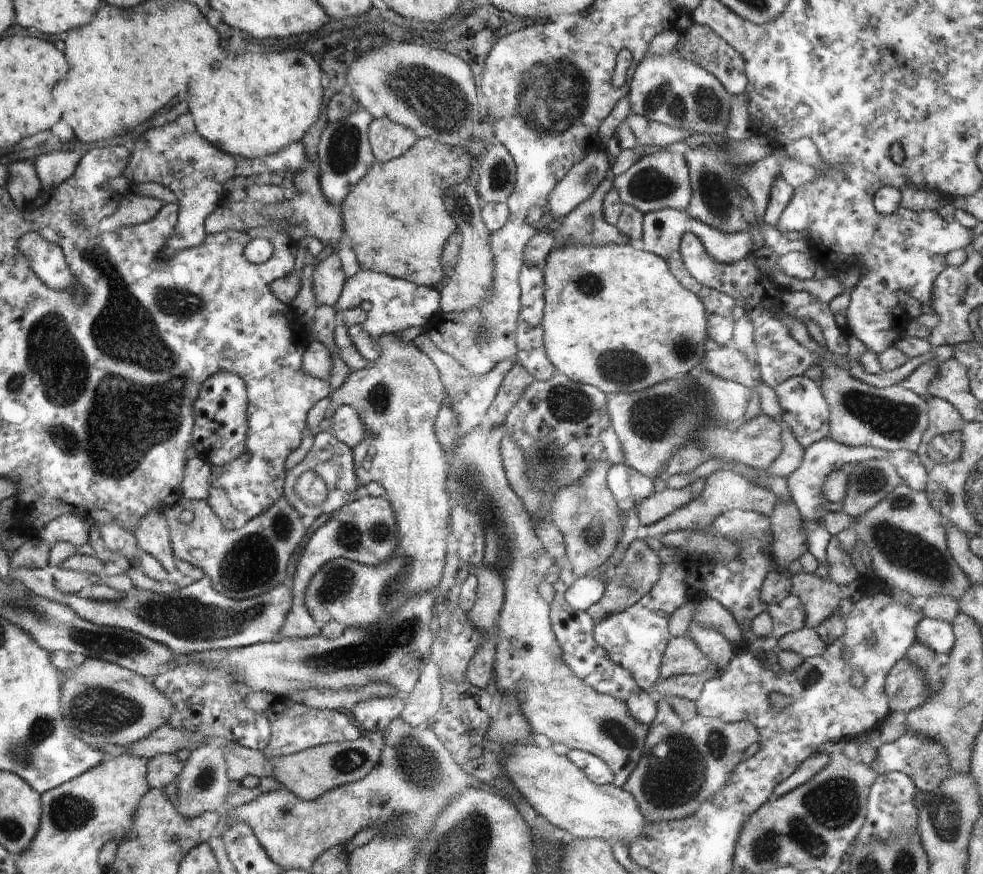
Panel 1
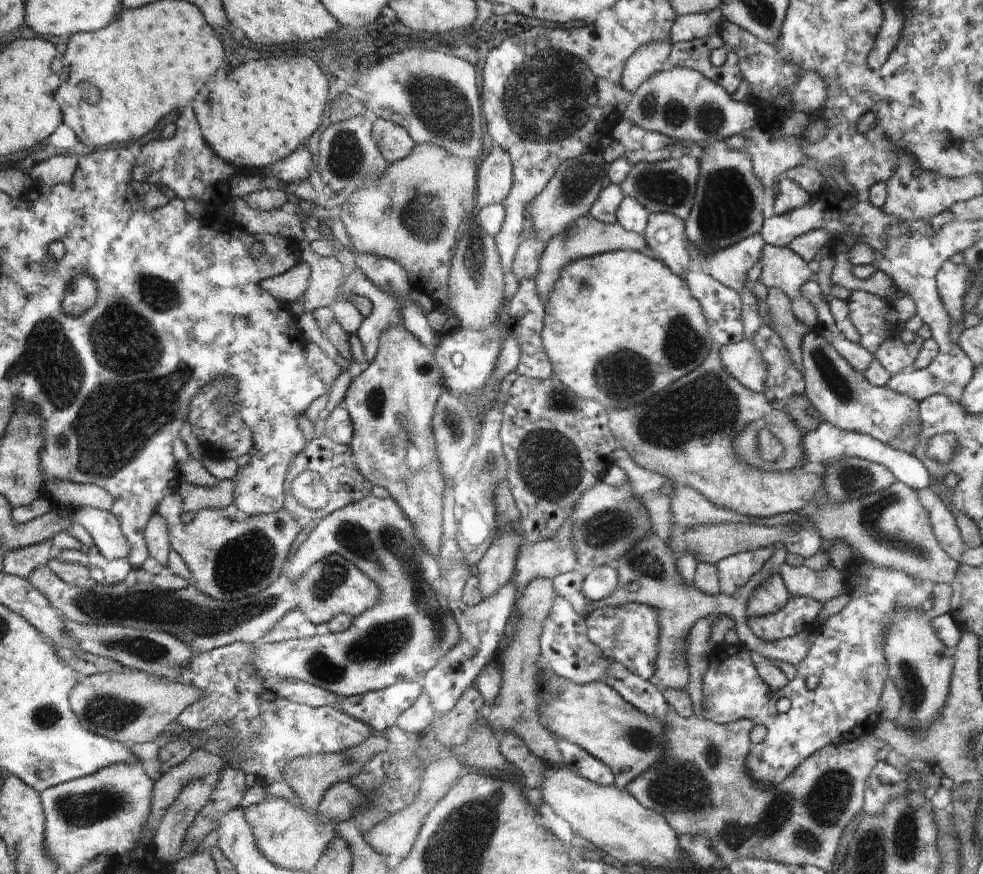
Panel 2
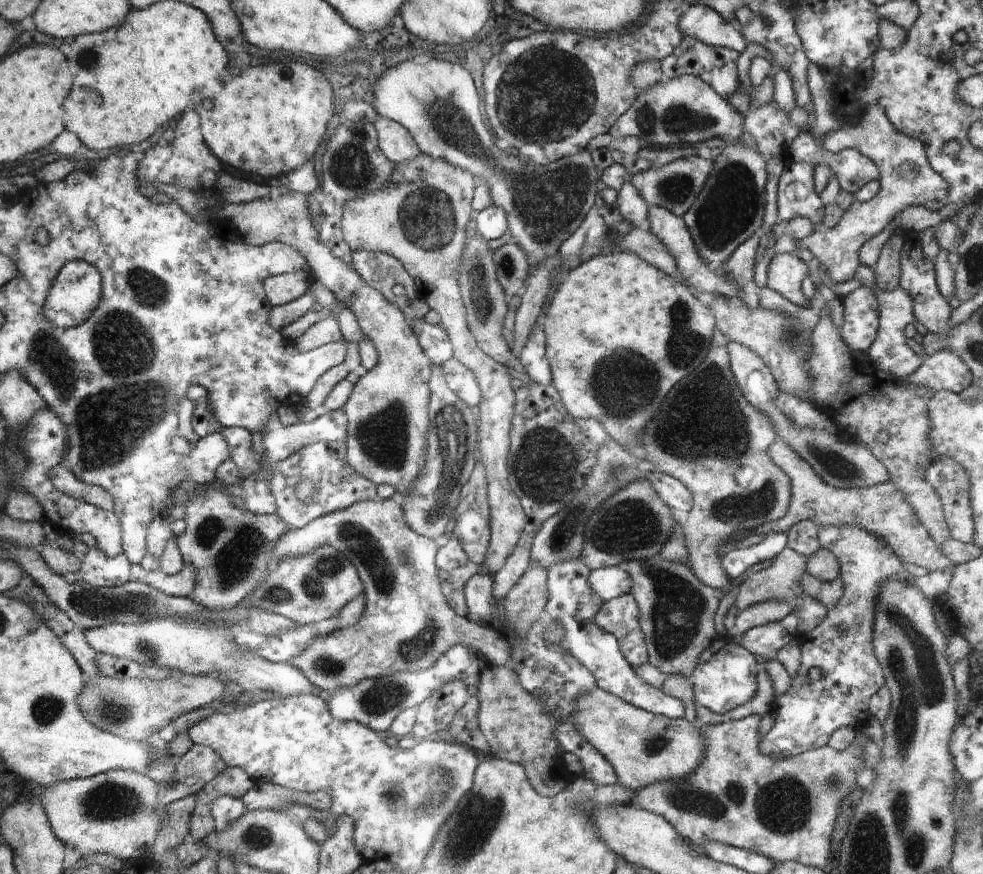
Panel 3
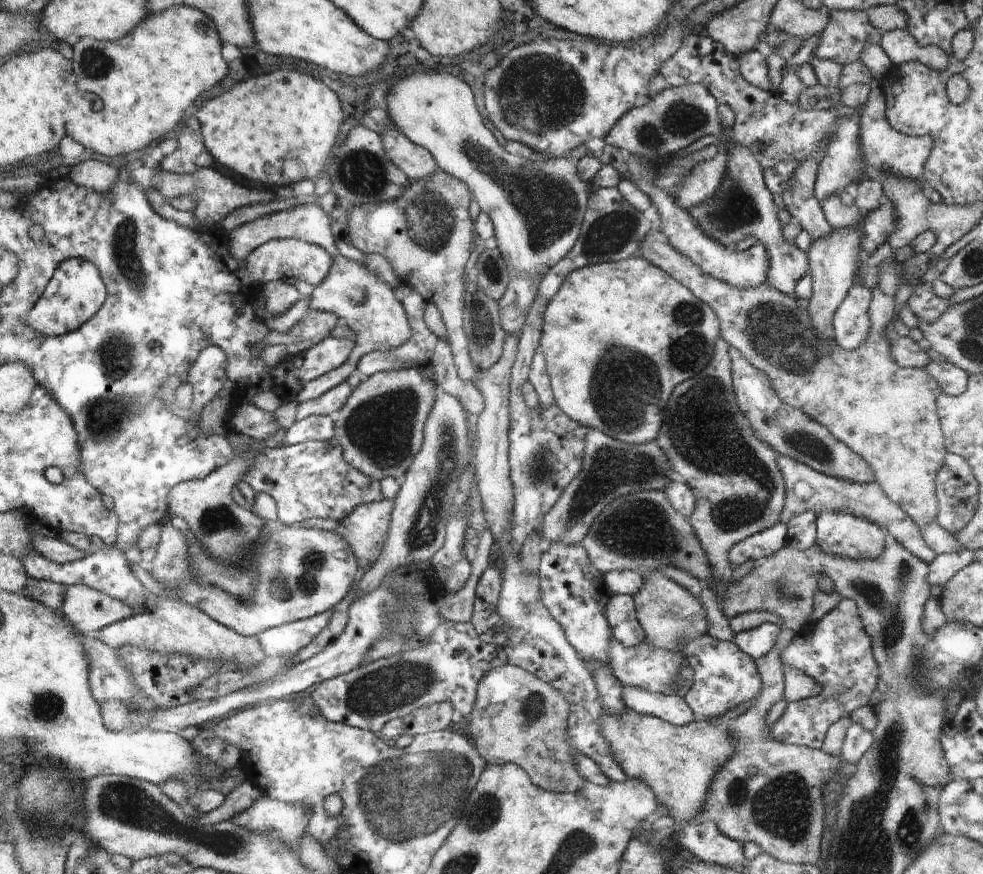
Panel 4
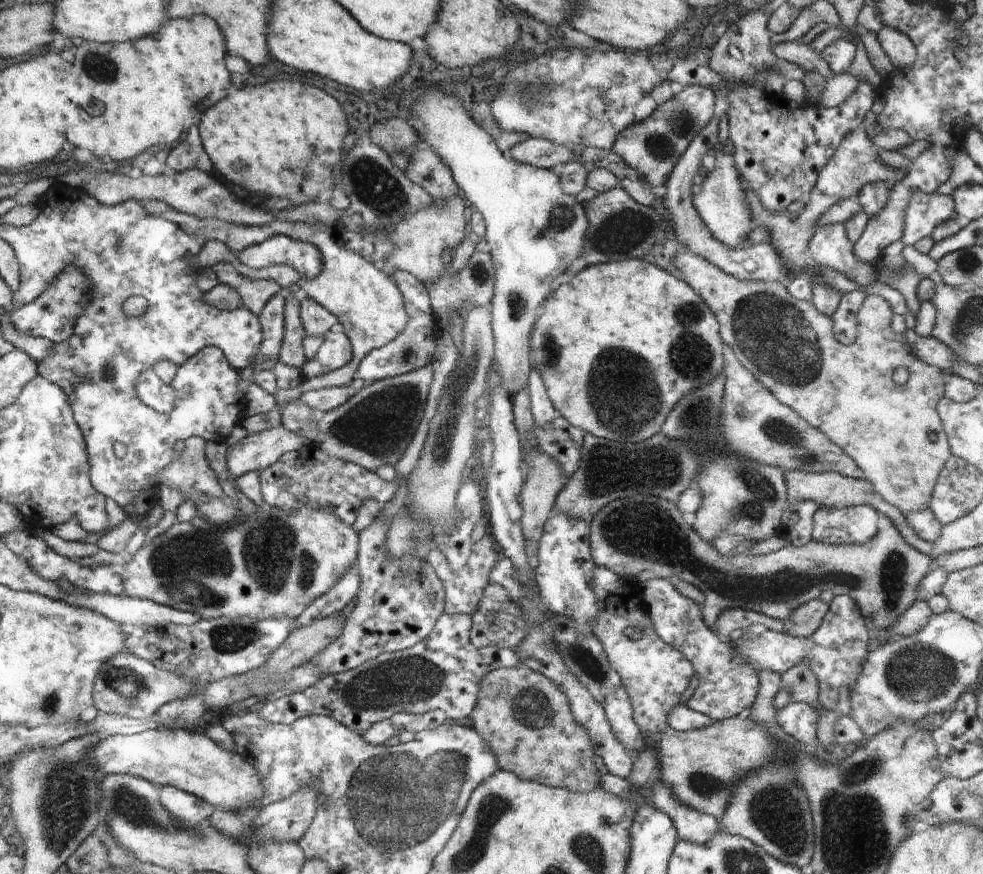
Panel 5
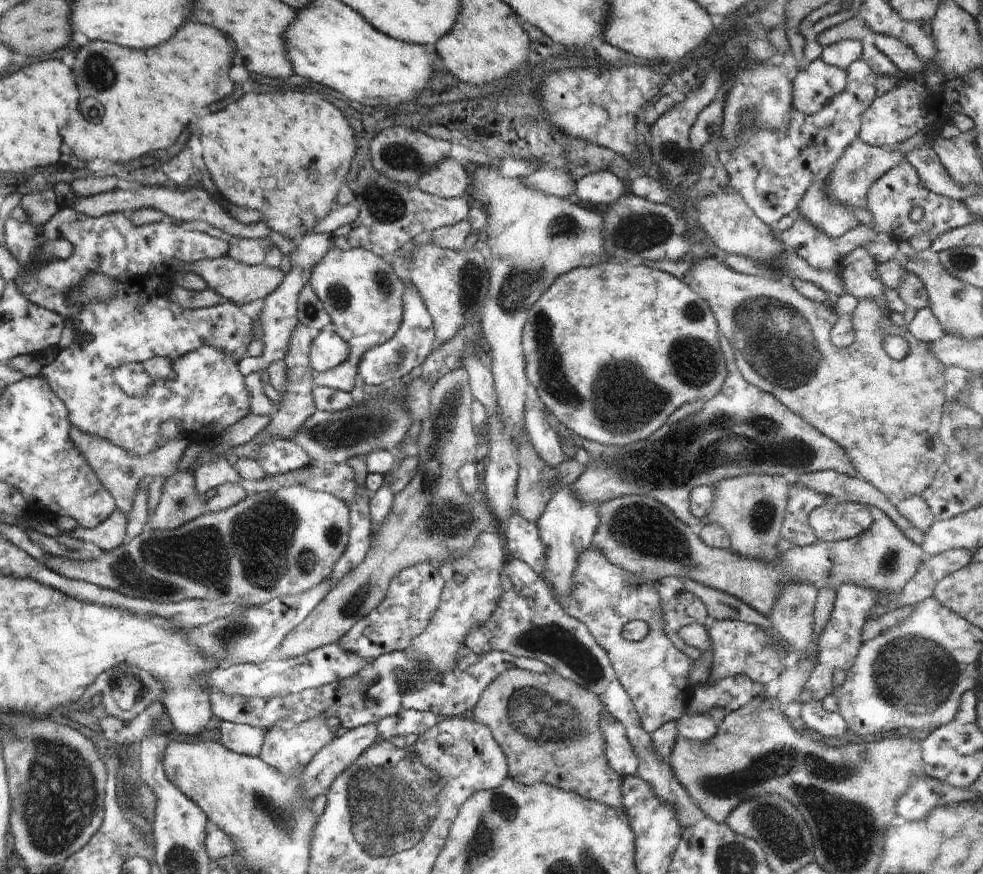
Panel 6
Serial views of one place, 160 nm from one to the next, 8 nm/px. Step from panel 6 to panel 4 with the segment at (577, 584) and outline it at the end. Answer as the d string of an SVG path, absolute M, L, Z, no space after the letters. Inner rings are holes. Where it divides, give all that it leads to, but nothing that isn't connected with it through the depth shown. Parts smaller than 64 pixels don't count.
M612 636L608 652L610 652L610 662L612 662L611 670L614 671L621 686L634 686L648 692L664 695L674 694L674 682L676 682L678 670L687 665L682 652L670 652L670 650L654 648L648 644L646 638L638 645L626 646L620 644L618 640L614 640L614 636Z

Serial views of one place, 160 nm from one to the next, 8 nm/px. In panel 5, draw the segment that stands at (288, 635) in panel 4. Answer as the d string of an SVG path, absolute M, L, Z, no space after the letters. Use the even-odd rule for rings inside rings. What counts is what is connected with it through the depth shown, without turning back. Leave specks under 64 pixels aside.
M356 564L345 572L342 580L336 583L325 595L318 597L316 601L305 608L304 614L295 618L296 628L311 625L332 615L340 615L342 610L354 601L359 591L359 570Z

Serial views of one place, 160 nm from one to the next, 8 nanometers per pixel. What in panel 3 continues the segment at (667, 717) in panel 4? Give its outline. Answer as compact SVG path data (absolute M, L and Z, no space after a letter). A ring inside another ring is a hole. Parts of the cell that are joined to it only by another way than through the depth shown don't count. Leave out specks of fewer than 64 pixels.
M581 558L568 559L551 566L547 570L549 599L544 610L545 618L557 620L563 626L565 637L562 644L582 666L585 666L595 676L600 688L615 694L628 704L653 712L655 715L664 715L671 719L684 718L683 702L668 696L662 692L661 688L650 686L644 679L641 679L620 652L616 638L598 628L593 621L604 602L588 584L590 573L591 570Z

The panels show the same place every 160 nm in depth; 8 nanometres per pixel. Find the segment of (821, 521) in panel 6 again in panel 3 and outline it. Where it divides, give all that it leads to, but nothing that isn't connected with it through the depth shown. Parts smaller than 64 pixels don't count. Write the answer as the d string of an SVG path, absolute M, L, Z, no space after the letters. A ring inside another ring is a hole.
M852 525L851 527L825 526L819 527L819 545L832 551L840 564L839 577L843 582L843 595L840 600L827 609L827 615L819 624L816 632L811 634L808 644L801 648L802 661L792 686L775 698L771 712L774 722L772 728L761 737L759 750L765 755L774 757L791 757L803 752L817 749L828 744L830 736L841 726L859 728L870 717L869 700L885 685L885 676L873 649L873 628L875 599L881 591L884 581L897 577L901 581L912 583L931 602L937 603L941 594L947 592L952 570L956 564L945 571L927 571L921 577L911 577L903 567L903 562L888 546L883 537L869 533L866 529ZM810 668L821 670L820 680L812 681L808 677Z

